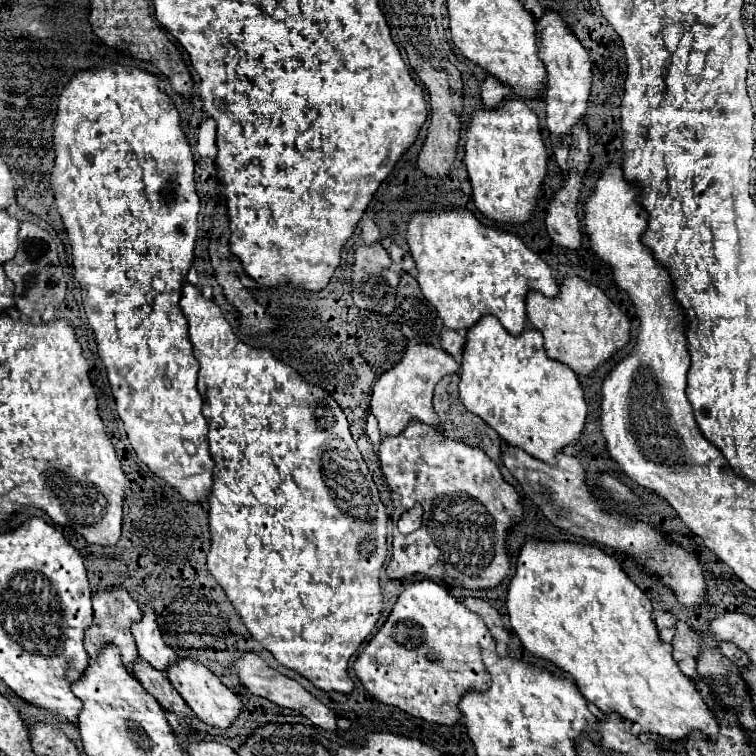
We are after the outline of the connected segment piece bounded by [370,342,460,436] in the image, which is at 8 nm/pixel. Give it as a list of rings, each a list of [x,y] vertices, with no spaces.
[[[410,342],[404,350],[402,360],[398,364],[394,364],[390,370],[386,370],[384,374],[380,374],[374,388],[372,388],[370,410],[378,418],[380,432],[384,436],[396,436],[414,418],[422,420],[426,424],[438,426],[440,420],[432,408],[434,386],[442,376],[446,376],[450,372],[458,372],[458,370],[460,370],[460,364],[446,350],[436,348],[432,344],[426,346],[426,344],[412,344]]]

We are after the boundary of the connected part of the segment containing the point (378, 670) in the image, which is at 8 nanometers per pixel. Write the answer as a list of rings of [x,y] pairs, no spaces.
[[[418,580],[410,582],[402,594],[398,596],[390,616],[376,632],[376,636],[366,644],[364,652],[354,662],[356,678],[362,682],[364,690],[376,700],[398,706],[400,710],[424,718],[436,724],[456,724],[462,716],[458,710],[458,702],[462,692],[468,690],[488,690],[490,676],[480,658],[480,648],[494,650],[494,640],[478,614],[470,612],[460,600],[456,600],[444,586],[434,580]]]

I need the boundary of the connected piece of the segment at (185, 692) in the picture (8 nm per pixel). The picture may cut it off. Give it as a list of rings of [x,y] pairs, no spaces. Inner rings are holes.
[[[176,658],[174,664],[170,664],[170,668],[166,668],[166,676],[168,680],[174,684],[174,688],[180,692],[180,696],[186,700],[186,704],[192,708],[192,712],[206,724],[216,726],[220,730],[226,730],[230,726],[230,722],[238,716],[238,712],[242,710],[242,704],[238,700],[238,696],[224,686],[216,674],[212,674],[204,664],[194,662],[190,658]]]

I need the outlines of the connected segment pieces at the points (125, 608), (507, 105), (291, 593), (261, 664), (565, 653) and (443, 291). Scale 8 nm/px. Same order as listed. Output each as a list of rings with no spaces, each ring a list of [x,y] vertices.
[[[116,586],[116,588],[98,588],[92,594],[92,604],[94,604],[94,620],[92,620],[92,626],[86,630],[86,640],[84,640],[88,654],[94,656],[96,650],[102,644],[110,642],[110,644],[116,644],[120,648],[124,664],[136,662],[138,660],[138,652],[136,652],[134,638],[130,634],[130,624],[140,620],[140,616],[142,616],[140,606],[132,600],[132,596],[122,586]]]
[[[506,98],[496,108],[474,108],[466,128],[464,164],[472,182],[472,200],[484,216],[512,224],[528,222],[546,176],[538,116],[520,98]]]
[[[190,282],[182,284],[182,298],[180,308],[184,310],[184,316],[188,320],[190,328],[190,342],[194,348],[194,358],[200,364],[198,370],[198,392],[204,400],[204,418],[210,426],[208,440],[210,440],[210,454],[216,462],[214,466],[214,486],[208,498],[210,504],[210,534],[212,534],[212,548],[208,552],[208,570],[216,578],[216,582],[224,588],[228,594],[228,600],[236,608],[236,612],[242,616],[246,628],[250,634],[272,652],[272,656],[286,668],[296,670],[298,674],[306,676],[316,688],[322,688],[326,692],[352,692],[354,684],[348,676],[348,660],[358,650],[358,646],[370,638],[380,612],[382,612],[382,590],[380,590],[380,568],[386,560],[388,548],[386,548],[386,508],[380,502],[378,488],[370,476],[370,470],[356,446],[356,440],[350,434],[348,420],[338,406],[338,402],[330,396],[330,392],[324,392],[322,386],[310,384],[304,380],[304,376],[290,368],[284,360],[276,358],[272,350],[268,348],[254,348],[242,340],[238,340],[232,324],[222,314],[220,306],[212,298],[204,298],[202,292],[192,286]]]
[[[244,652],[236,662],[234,662],[234,668],[238,672],[238,678],[240,682],[256,696],[262,696],[262,698],[268,698],[270,702],[278,704],[278,706],[284,706],[284,708],[292,708],[300,714],[304,714],[308,720],[312,720],[316,726],[322,726],[326,730],[336,730],[336,714],[326,708],[318,698],[314,698],[304,686],[300,686],[296,680],[288,678],[288,676],[282,676],[282,674],[276,674],[272,668],[266,666],[266,662],[256,654],[256,652]]]
[[[528,538],[520,548],[516,572],[508,584],[506,608],[512,630],[518,634],[522,646],[566,670],[584,698],[602,712],[616,710],[624,720],[644,726],[644,732],[660,734],[670,740],[682,740],[692,730],[702,730],[710,738],[716,736],[718,722],[696,684],[680,672],[672,658],[672,646],[658,640],[648,596],[628,578],[620,562],[598,546]]]
[[[464,206],[414,212],[406,226],[406,242],[416,262],[416,280],[422,294],[438,310],[444,326],[452,330],[468,330],[482,316],[492,314],[500,318],[502,326],[510,334],[520,334],[526,322],[526,294],[530,290],[538,290],[544,296],[558,294],[558,284],[552,278],[552,270],[536,252],[532,252],[516,234],[482,224],[476,214]]]

